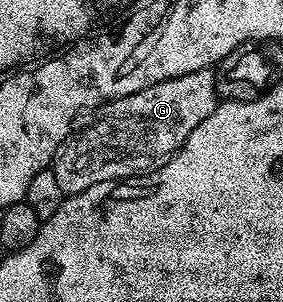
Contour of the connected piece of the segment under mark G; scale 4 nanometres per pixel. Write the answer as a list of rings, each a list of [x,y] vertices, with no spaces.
[[[214,68],[196,70],[180,78],[156,82],[156,86],[148,86],[136,94],[110,100],[93,109],[71,131],[54,156],[52,170],[63,194],[83,192],[88,186],[96,186],[96,182],[144,176],[167,164],[188,134],[218,107],[220,101],[214,74]]]

